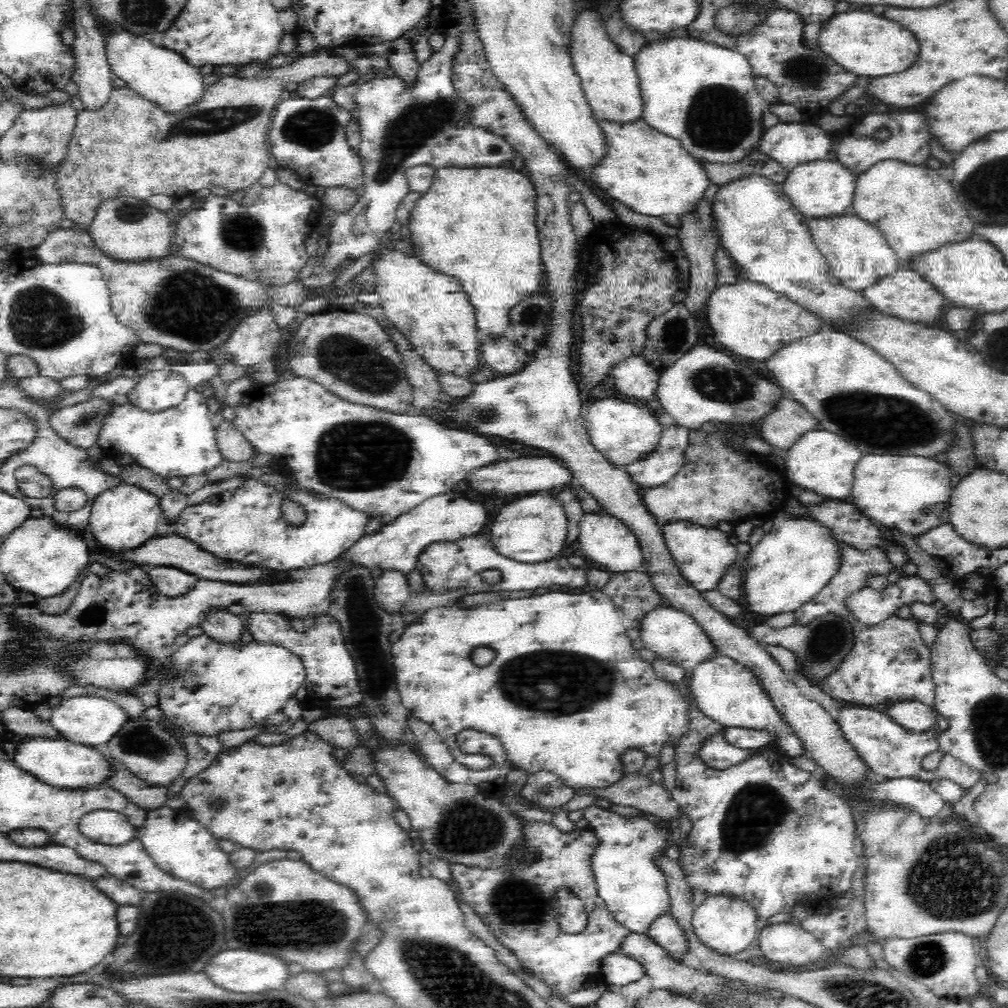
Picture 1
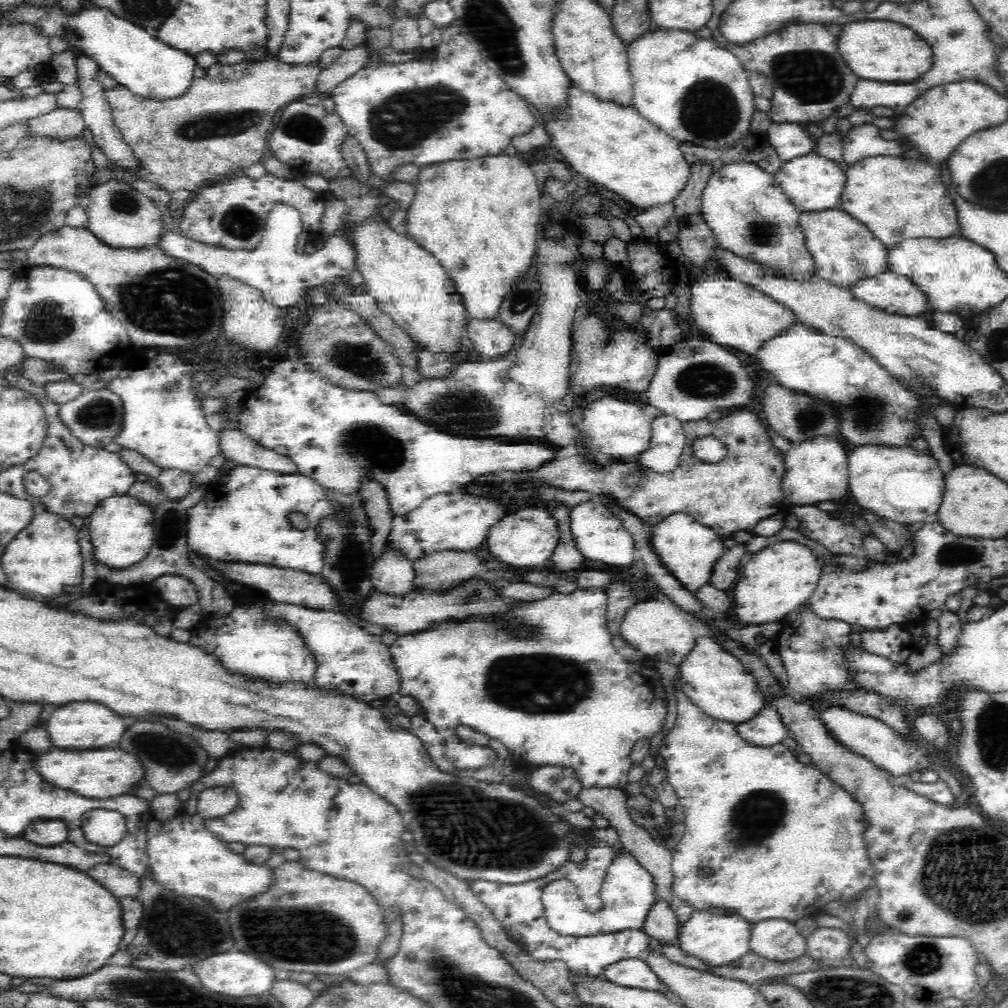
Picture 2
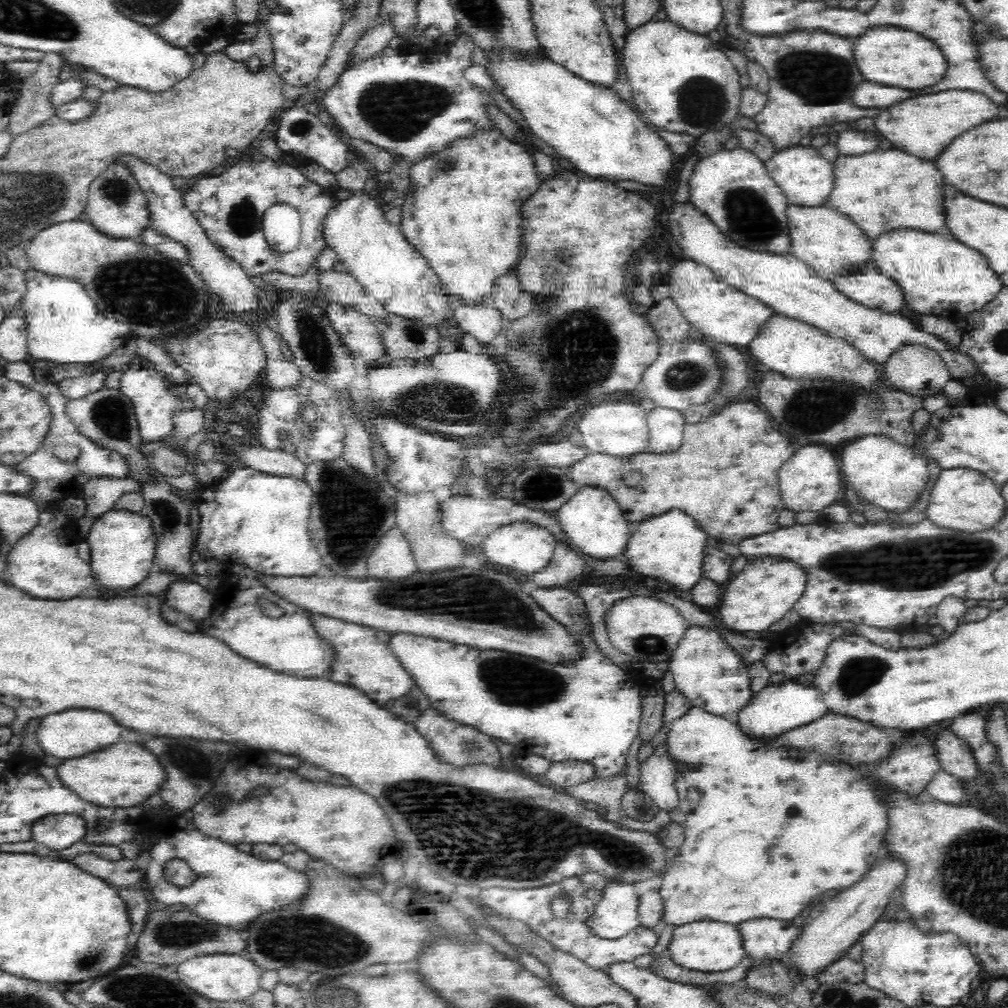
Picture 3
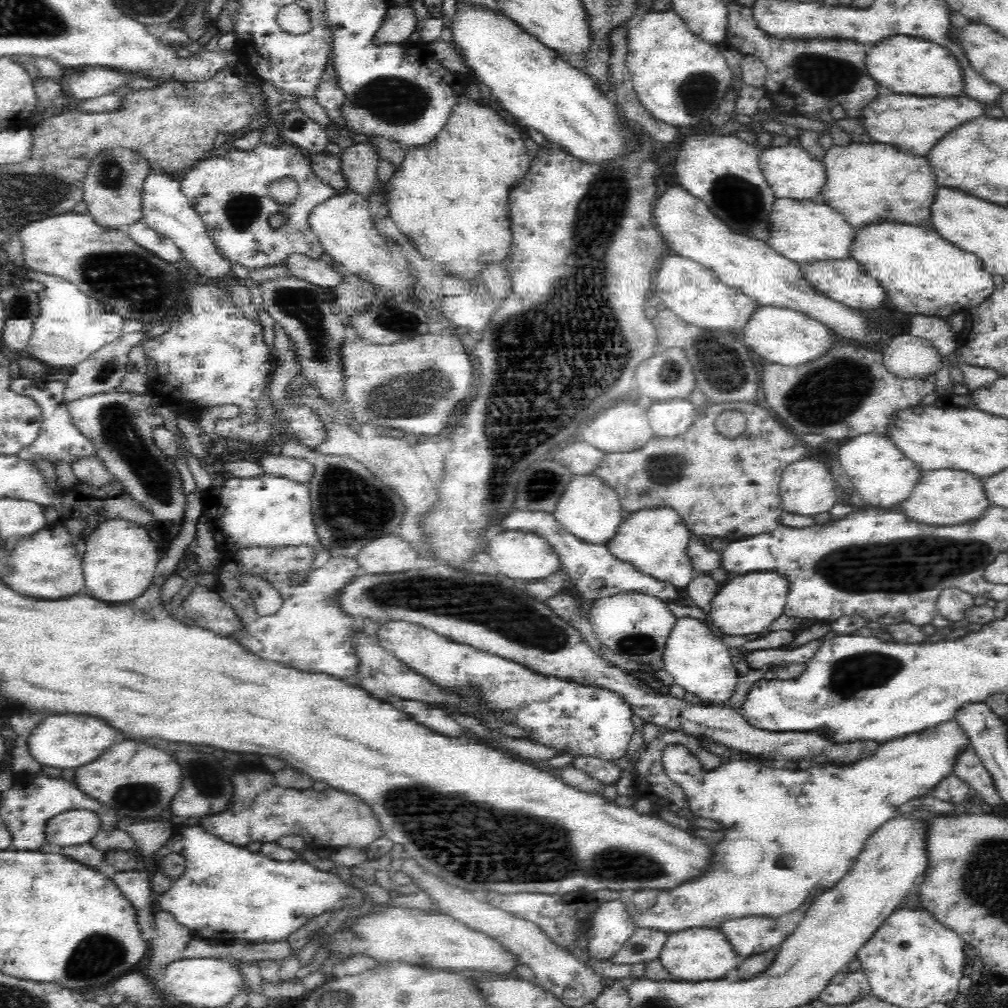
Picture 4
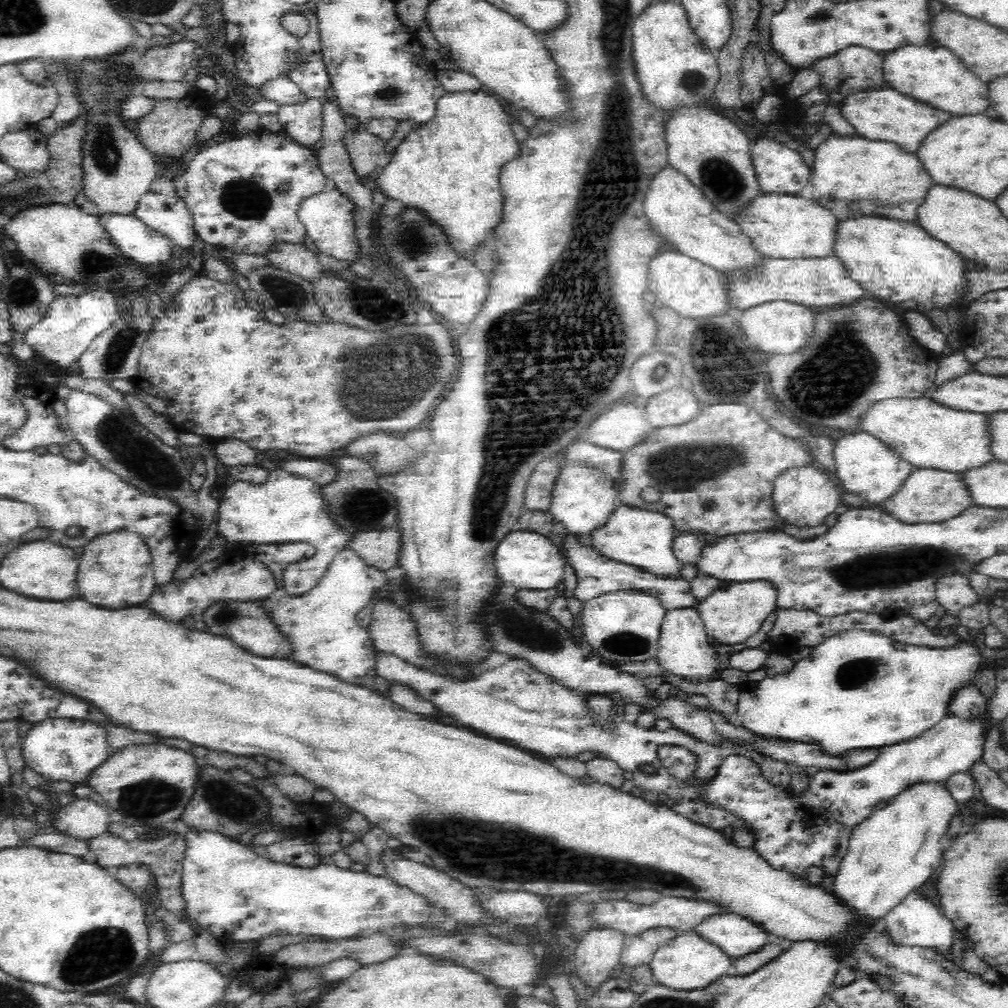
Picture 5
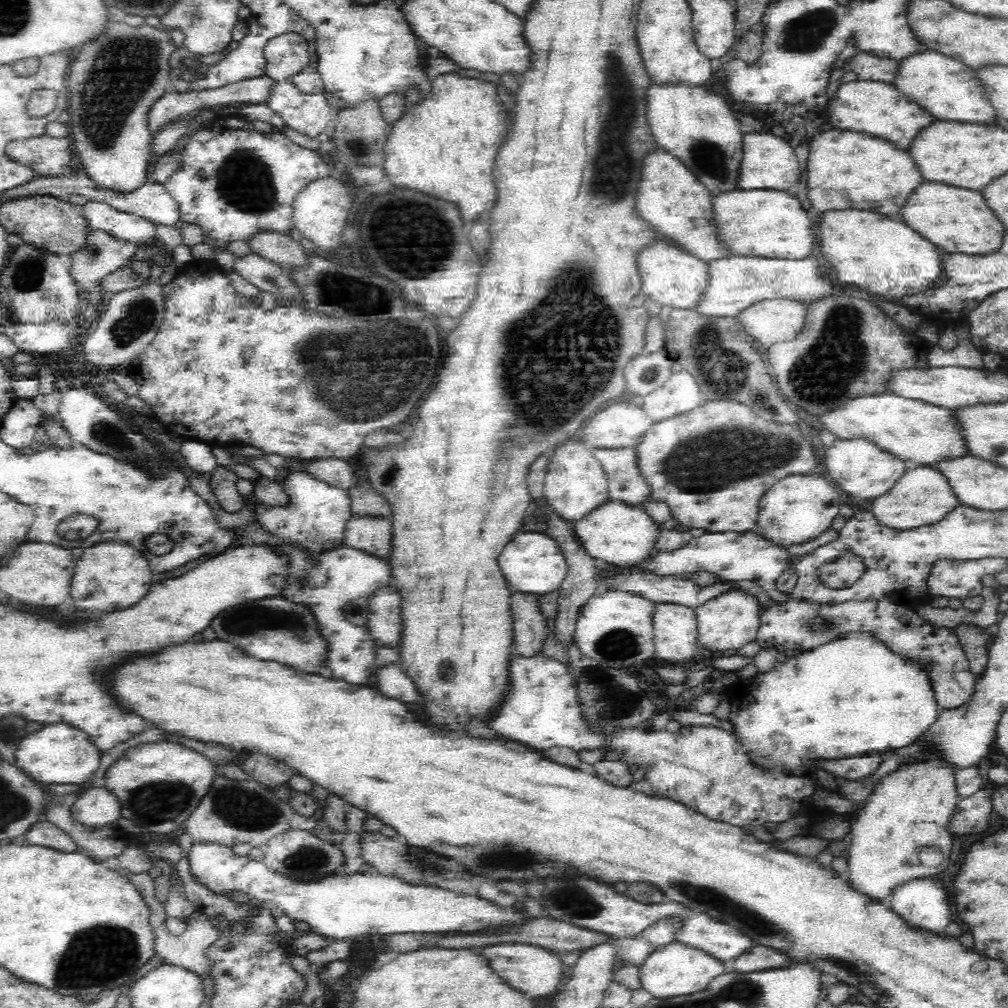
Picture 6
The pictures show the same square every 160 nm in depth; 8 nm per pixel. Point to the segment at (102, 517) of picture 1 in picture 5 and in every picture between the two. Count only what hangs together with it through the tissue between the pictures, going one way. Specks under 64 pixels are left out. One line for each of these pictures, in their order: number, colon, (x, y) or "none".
2: (121, 528)
3: (122, 544)
4: (120, 562)
5: (115, 571)

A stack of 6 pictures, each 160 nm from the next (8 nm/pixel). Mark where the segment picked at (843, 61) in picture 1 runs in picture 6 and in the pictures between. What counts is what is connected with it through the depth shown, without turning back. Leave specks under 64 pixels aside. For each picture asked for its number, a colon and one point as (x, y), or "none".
2: (879, 51)
3: (889, 56)
4: (910, 65)
5: (931, 74)
6: (948, 90)

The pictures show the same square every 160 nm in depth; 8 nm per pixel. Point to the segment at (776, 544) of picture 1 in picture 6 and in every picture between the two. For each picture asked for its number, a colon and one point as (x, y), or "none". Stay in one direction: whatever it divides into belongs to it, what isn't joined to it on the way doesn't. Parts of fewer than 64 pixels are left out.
2: (778, 579)
3: (765, 590)
4: (746, 605)
5: (731, 615)
6: (729, 622)

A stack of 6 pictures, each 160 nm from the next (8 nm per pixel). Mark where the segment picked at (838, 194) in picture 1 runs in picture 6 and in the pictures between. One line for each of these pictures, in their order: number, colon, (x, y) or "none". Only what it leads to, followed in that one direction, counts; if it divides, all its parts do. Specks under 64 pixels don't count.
2: (813, 183)
3: (804, 178)
4: (791, 172)
5: (779, 169)
6: (768, 162)

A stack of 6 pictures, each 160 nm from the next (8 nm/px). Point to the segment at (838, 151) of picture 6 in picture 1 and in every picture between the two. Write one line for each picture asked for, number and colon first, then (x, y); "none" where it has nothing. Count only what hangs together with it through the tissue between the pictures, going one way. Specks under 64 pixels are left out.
1: (916, 210)
2: (895, 198)
3: (885, 190)
4: (866, 183)
5: (876, 178)

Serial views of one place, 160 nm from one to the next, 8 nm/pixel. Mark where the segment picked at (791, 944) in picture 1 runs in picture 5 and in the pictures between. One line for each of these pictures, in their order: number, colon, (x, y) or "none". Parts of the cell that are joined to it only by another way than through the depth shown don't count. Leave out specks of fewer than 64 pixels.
2: (778, 940)
3: (762, 938)
4: (747, 936)
5: (735, 936)

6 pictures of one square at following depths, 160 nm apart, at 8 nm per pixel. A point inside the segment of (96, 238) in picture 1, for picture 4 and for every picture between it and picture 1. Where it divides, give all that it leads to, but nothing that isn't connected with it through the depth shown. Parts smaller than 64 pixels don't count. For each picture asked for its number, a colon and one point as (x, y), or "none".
2: (120, 215)
3: (116, 205)
4: (112, 190)

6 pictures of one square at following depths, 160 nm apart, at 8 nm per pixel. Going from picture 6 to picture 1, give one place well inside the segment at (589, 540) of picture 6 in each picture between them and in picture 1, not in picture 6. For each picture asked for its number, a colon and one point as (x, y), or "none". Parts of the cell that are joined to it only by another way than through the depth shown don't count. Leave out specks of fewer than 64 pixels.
1: (701, 554)
2: (688, 550)
3: (669, 547)
4: (653, 541)
5: (641, 538)

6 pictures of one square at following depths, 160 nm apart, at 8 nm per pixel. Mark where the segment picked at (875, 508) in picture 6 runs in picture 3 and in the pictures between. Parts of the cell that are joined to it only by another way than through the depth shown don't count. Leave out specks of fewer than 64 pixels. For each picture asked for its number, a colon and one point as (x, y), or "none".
3: (963, 499)
4: (944, 497)
5: (926, 495)

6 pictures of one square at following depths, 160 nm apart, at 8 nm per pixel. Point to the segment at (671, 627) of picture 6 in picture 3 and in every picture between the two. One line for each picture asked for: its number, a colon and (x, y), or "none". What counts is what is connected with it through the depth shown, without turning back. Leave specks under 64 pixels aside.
3: (708, 671)
4: (698, 660)
5: (683, 649)

